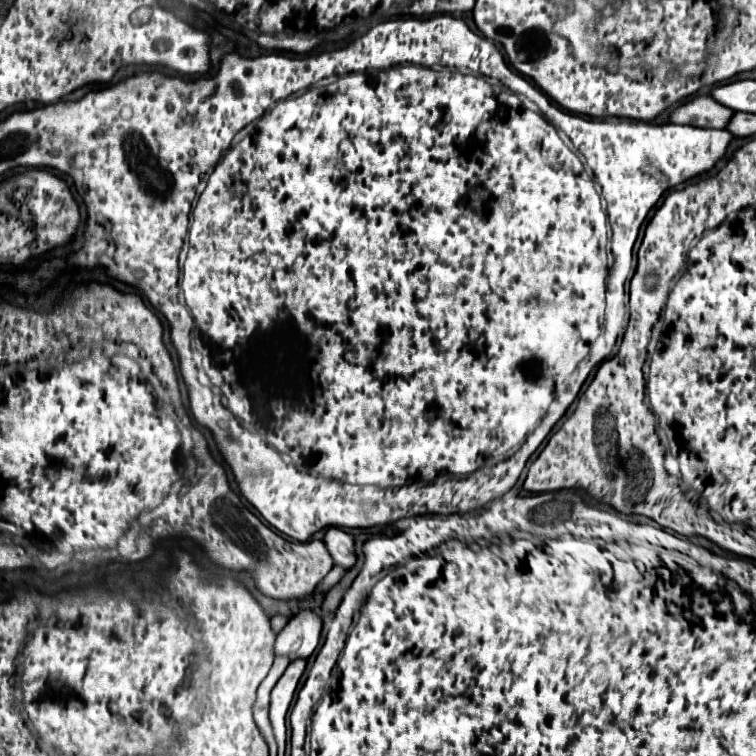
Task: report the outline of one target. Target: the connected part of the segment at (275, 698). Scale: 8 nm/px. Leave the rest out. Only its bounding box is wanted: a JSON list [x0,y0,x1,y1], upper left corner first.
[270,660,306,748]

